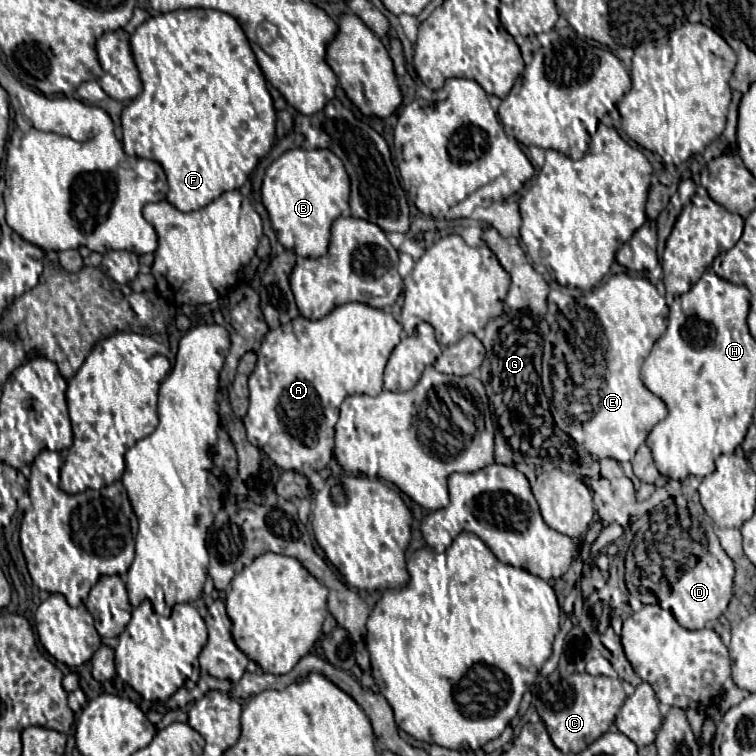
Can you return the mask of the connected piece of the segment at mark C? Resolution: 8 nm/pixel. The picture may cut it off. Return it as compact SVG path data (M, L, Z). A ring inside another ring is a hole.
M573 673L565 679L551 681L547 679L547 685L539 693L537 711L541 721L547 727L547 733L551 735L551 741L561 753L581 753L587 749L595 739L599 739L603 733L613 729L615 717L625 701L625 691L621 687L619 679L611 677L593 677L589 673Z

